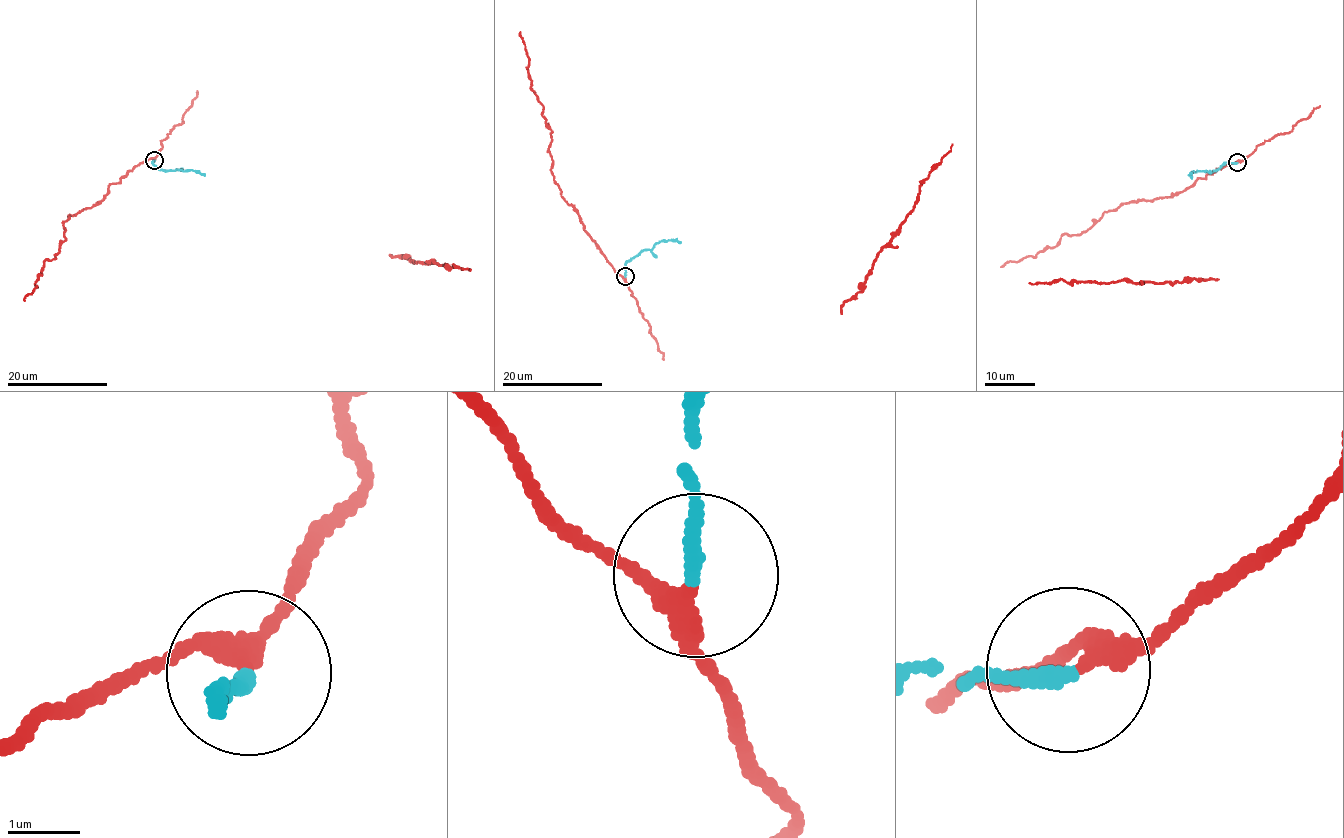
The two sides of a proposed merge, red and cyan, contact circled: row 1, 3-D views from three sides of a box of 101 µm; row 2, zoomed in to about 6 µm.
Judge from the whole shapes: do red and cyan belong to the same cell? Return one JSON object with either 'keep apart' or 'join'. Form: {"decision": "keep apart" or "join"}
{"decision": "join"}

